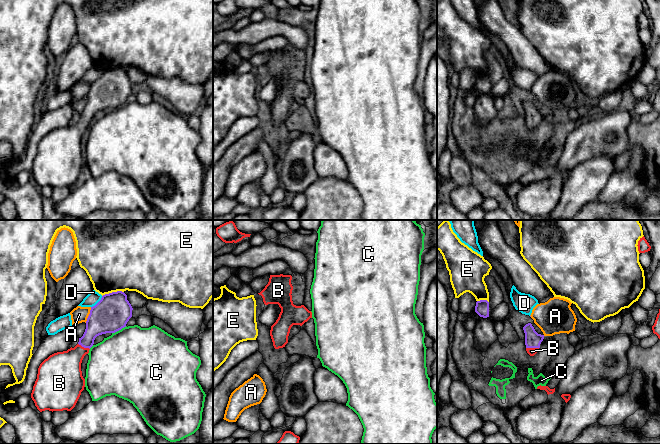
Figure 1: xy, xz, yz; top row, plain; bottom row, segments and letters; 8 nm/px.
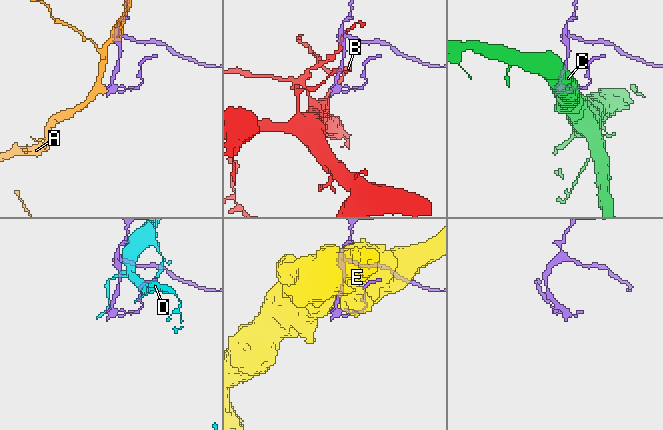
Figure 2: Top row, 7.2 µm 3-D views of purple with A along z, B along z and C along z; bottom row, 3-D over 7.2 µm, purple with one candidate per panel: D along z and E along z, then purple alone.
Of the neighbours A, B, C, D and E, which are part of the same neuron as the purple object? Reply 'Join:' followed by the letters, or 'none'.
Join: B

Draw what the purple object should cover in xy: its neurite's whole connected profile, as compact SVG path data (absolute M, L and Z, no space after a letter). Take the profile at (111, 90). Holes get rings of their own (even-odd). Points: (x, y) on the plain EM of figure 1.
M122 67L112 68L102 72L101 76L91 83L86 97L86 105L78 120L67 127L57 128L45 135L38 144L37 155L33 162L31 174L37 185L42 188L71 187L85 163L85 155L82 152L81 139L97 112L106 109L115 109L126 103L132 93L132 82L127 76L127 71Z

